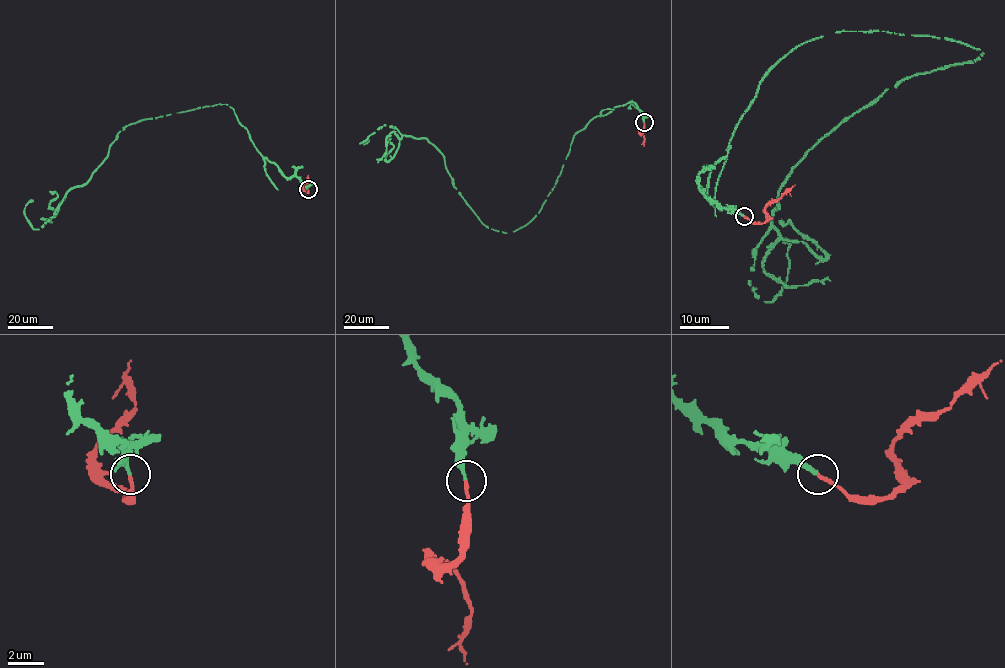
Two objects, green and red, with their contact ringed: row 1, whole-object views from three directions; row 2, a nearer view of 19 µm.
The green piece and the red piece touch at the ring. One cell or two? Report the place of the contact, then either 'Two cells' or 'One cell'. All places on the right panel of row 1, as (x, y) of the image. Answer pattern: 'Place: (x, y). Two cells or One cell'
Place: (744, 216). One cell

